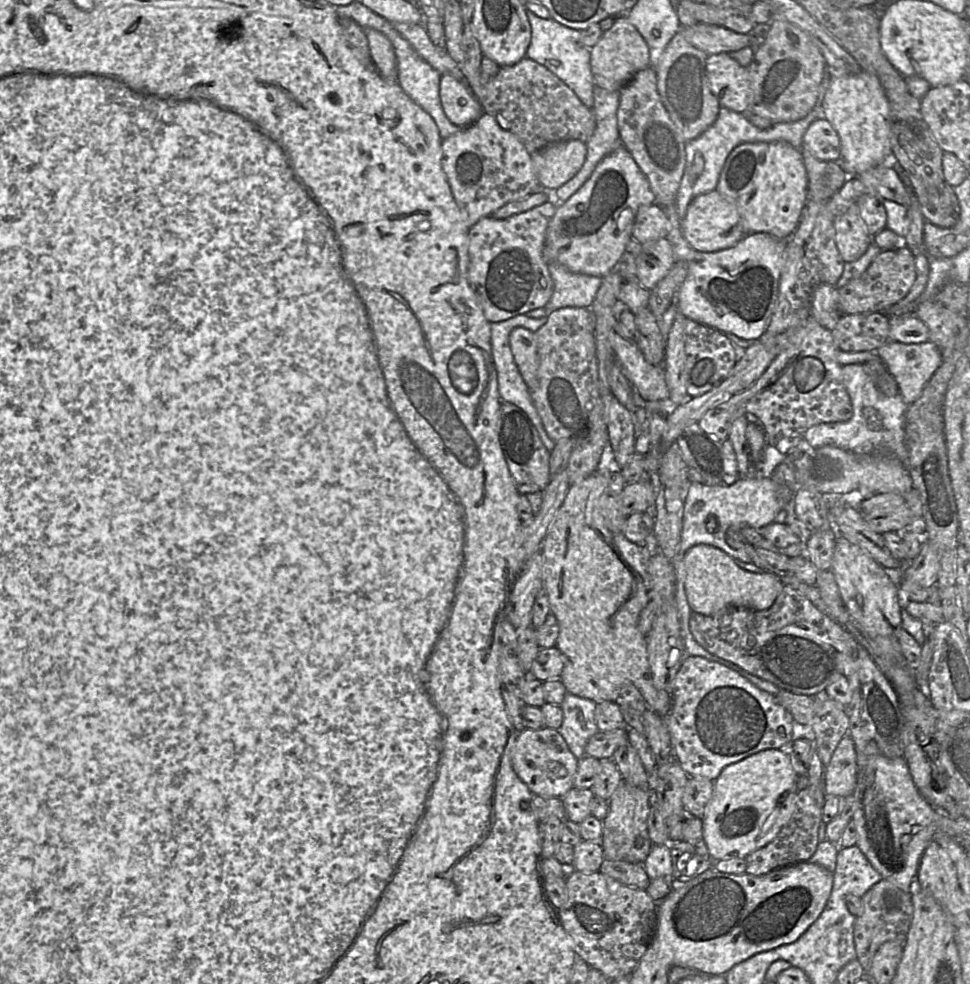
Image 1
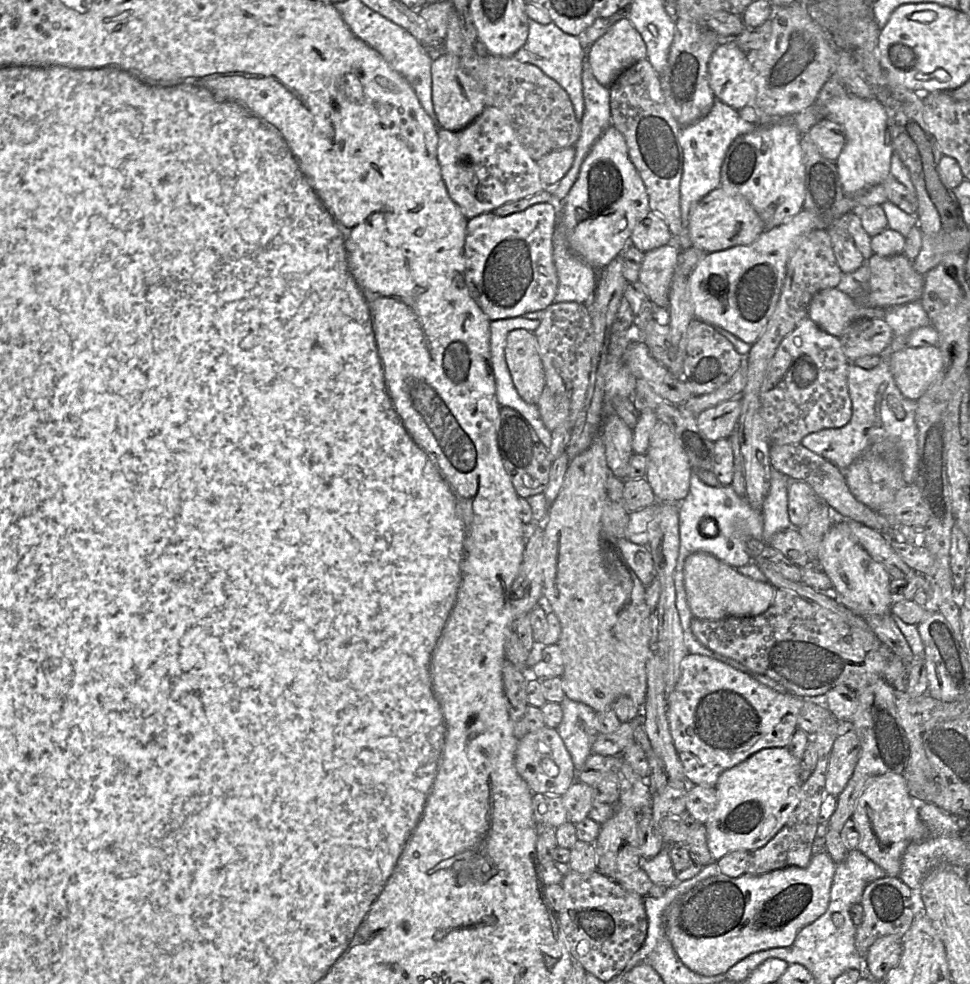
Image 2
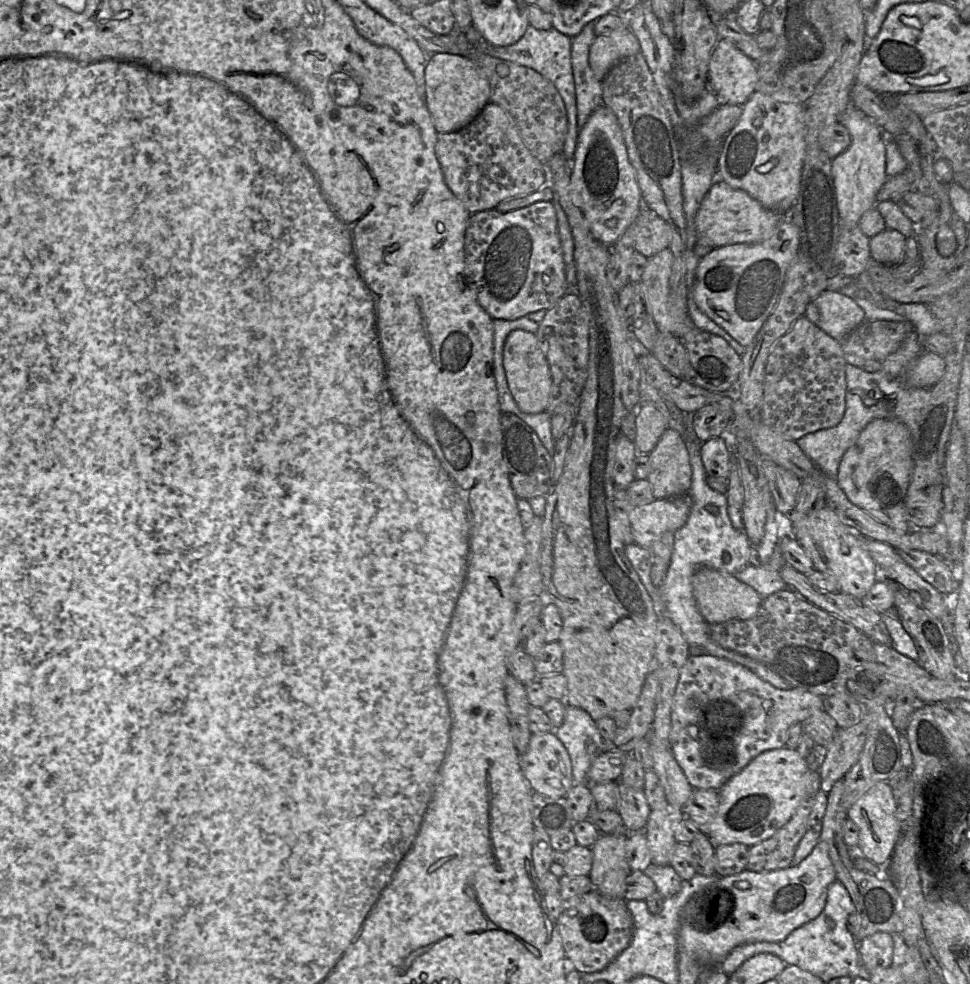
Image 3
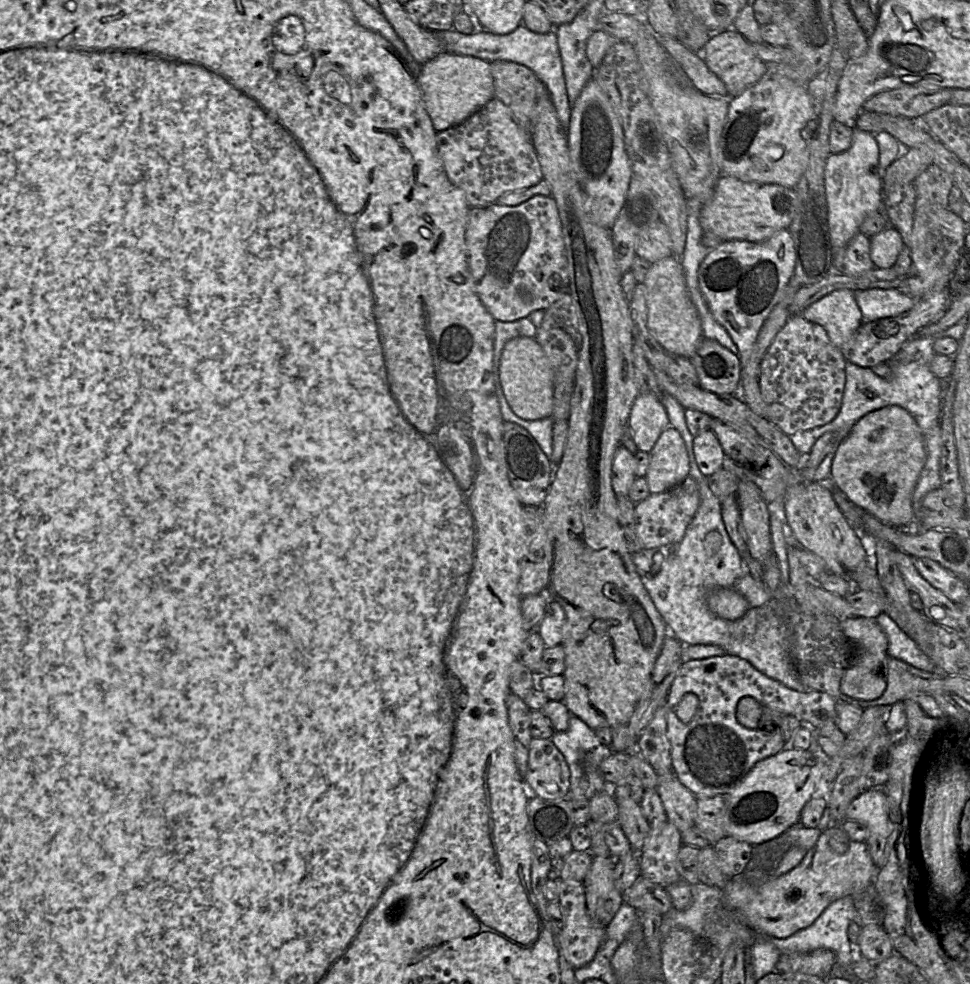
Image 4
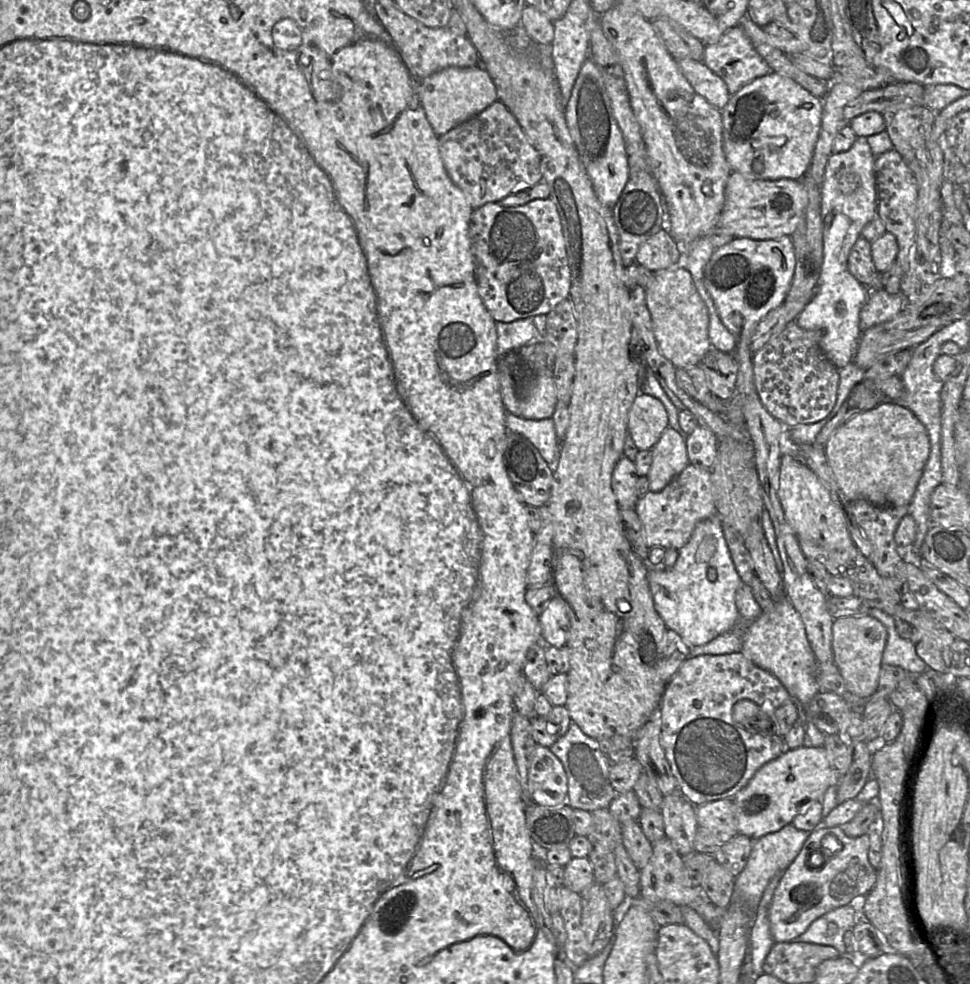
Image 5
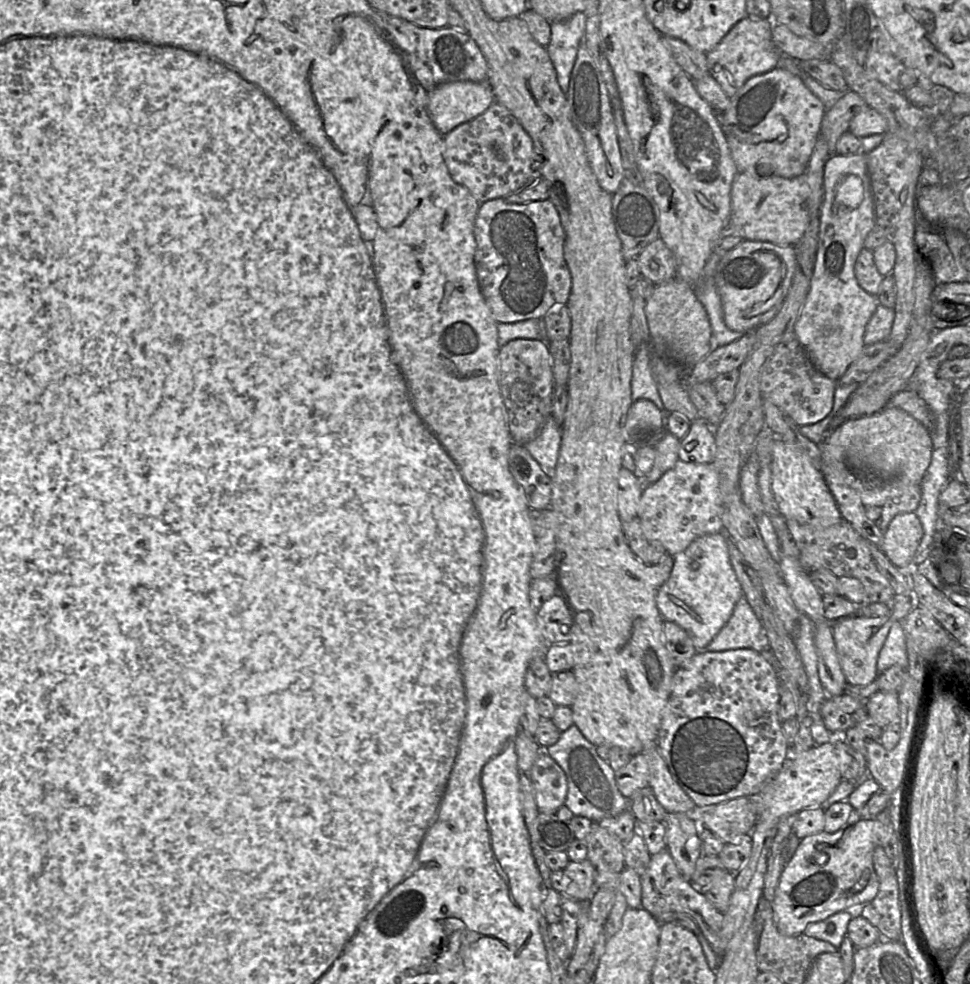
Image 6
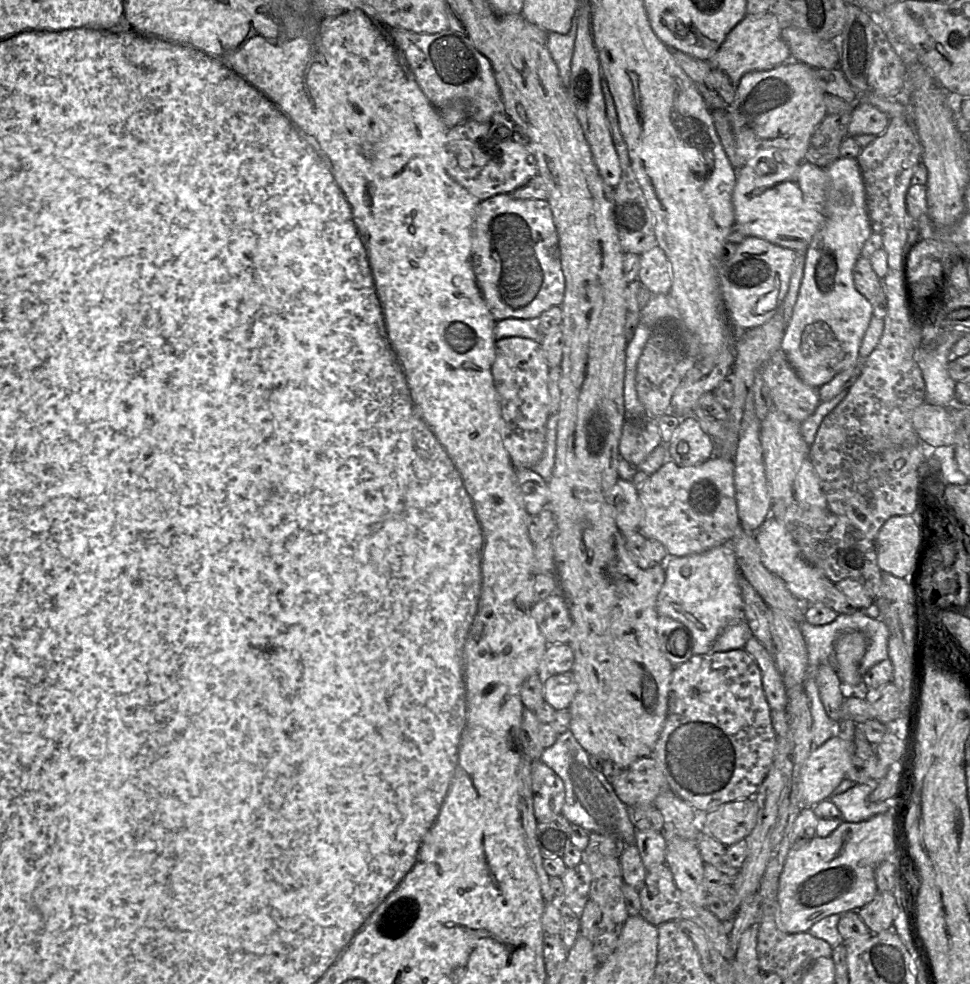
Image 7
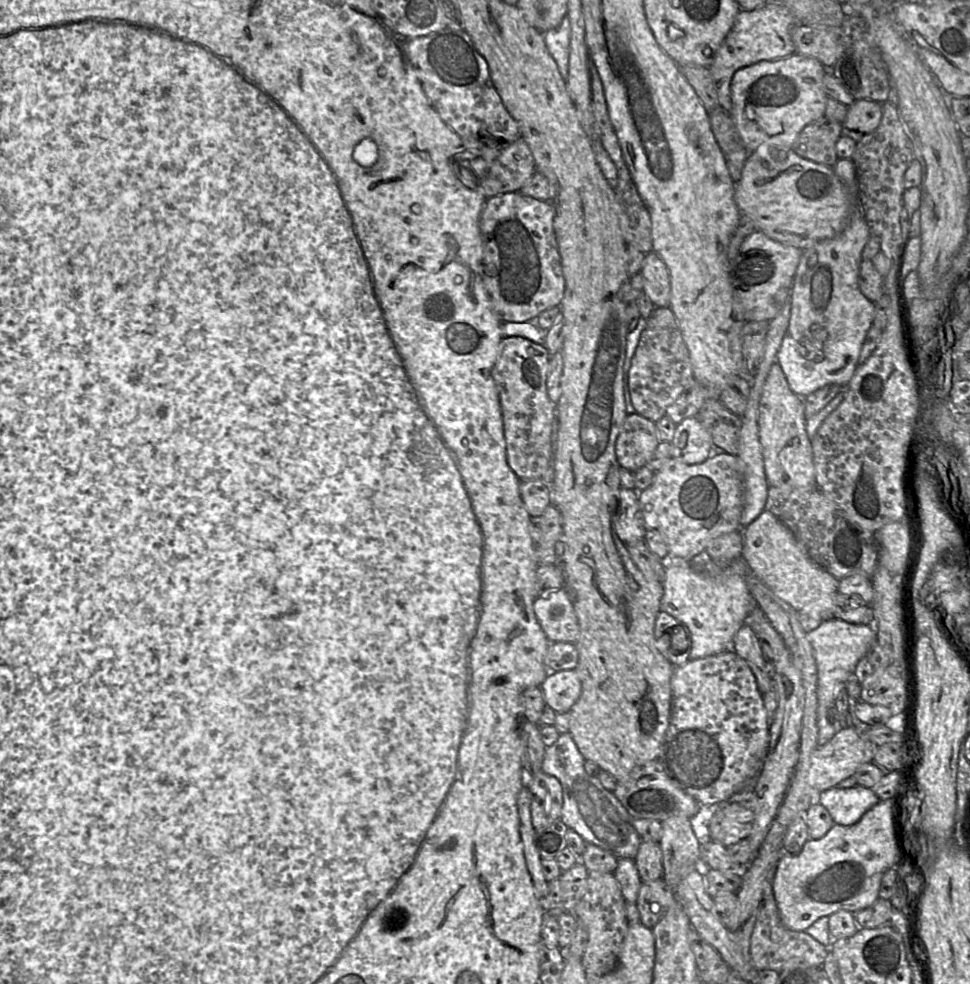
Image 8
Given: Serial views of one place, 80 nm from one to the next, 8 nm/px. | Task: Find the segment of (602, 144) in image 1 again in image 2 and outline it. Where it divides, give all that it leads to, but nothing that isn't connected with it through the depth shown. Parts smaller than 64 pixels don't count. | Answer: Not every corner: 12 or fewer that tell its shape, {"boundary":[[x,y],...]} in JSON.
{"boundary":[[583,64],[584,113],[571,168],[554,186],[568,195],[585,157],[612,125],[609,88]]}

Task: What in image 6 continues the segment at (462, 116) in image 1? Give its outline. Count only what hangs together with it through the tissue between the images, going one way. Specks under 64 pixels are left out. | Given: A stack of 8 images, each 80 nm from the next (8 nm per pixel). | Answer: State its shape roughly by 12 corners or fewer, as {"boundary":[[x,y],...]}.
{"boundary":[[488,81],[443,83],[427,93],[441,134],[495,102]]}

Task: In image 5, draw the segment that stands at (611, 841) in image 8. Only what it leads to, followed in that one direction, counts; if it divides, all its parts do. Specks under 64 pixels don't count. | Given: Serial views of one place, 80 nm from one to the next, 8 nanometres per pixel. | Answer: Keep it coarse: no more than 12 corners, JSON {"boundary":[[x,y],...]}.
{"boundary":[[572,721],[549,748],[567,775],[566,803],[589,812],[617,793],[598,741]]}

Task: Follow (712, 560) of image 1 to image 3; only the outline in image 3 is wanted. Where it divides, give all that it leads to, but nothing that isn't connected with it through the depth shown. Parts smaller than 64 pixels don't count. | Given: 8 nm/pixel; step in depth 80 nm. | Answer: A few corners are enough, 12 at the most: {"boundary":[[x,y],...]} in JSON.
{"boundary":[[699,569],[692,583],[708,624],[748,620],[763,598],[735,575]]}

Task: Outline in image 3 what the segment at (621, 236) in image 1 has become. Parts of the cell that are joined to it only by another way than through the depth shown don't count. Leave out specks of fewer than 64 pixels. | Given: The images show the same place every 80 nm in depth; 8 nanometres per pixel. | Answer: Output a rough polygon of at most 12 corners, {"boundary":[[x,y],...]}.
{"boundary":[[605,105],[578,130],[571,197],[611,247],[642,194]]}

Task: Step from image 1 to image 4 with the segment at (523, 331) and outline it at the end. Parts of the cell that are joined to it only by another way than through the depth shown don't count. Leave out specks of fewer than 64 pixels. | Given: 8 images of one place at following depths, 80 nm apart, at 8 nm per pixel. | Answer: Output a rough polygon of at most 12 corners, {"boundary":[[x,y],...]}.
{"boundary":[[535,337],[505,343],[499,377],[525,420],[551,417],[553,372]]}

